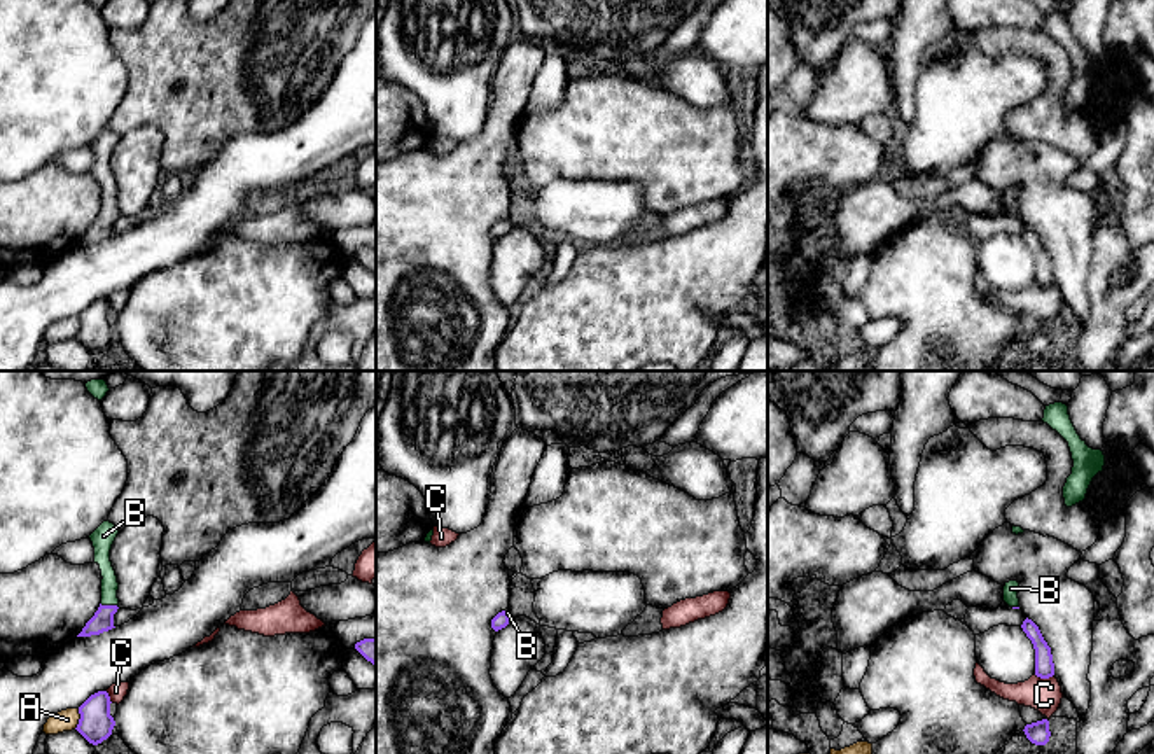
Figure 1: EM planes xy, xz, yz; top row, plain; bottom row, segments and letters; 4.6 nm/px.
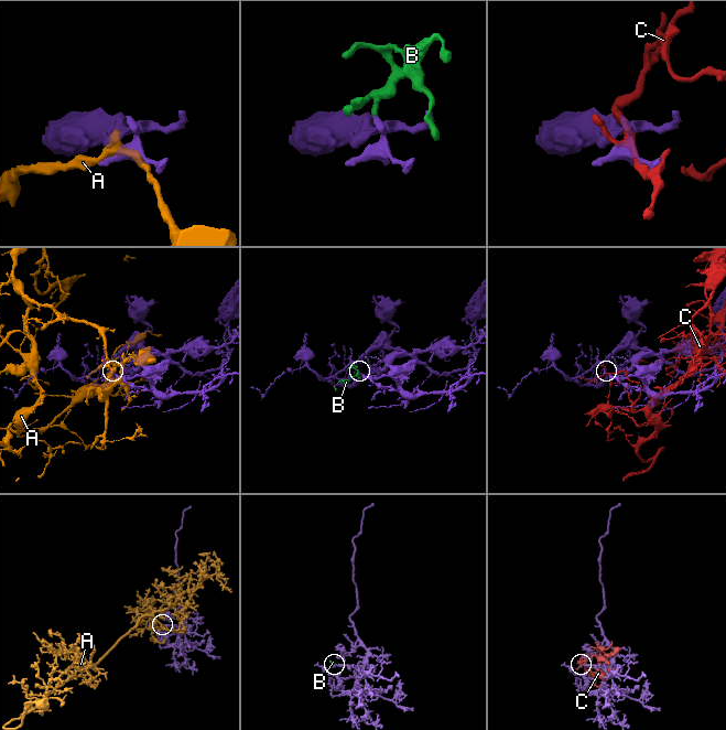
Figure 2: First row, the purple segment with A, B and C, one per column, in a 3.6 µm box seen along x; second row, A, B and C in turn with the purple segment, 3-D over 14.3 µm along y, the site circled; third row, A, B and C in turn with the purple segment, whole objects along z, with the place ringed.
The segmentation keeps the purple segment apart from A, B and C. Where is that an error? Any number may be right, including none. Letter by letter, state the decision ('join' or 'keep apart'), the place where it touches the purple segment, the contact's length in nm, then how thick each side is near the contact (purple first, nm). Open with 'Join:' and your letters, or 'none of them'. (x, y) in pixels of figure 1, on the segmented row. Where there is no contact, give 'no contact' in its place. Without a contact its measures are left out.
Join: B
A: keep apart; contact xy (79, 719); length 100 nm; calibres 160 and 100 nm
B: join; contact xy (109, 606); length 90 nm; calibres 100 and 80 nm
C: keep apart; contact yz (1044, 677); length 100 nm; calibres 90 and 160 nm

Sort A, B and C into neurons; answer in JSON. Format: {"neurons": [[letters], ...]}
{"neurons": [["A"], ["B"], ["C"]]}

